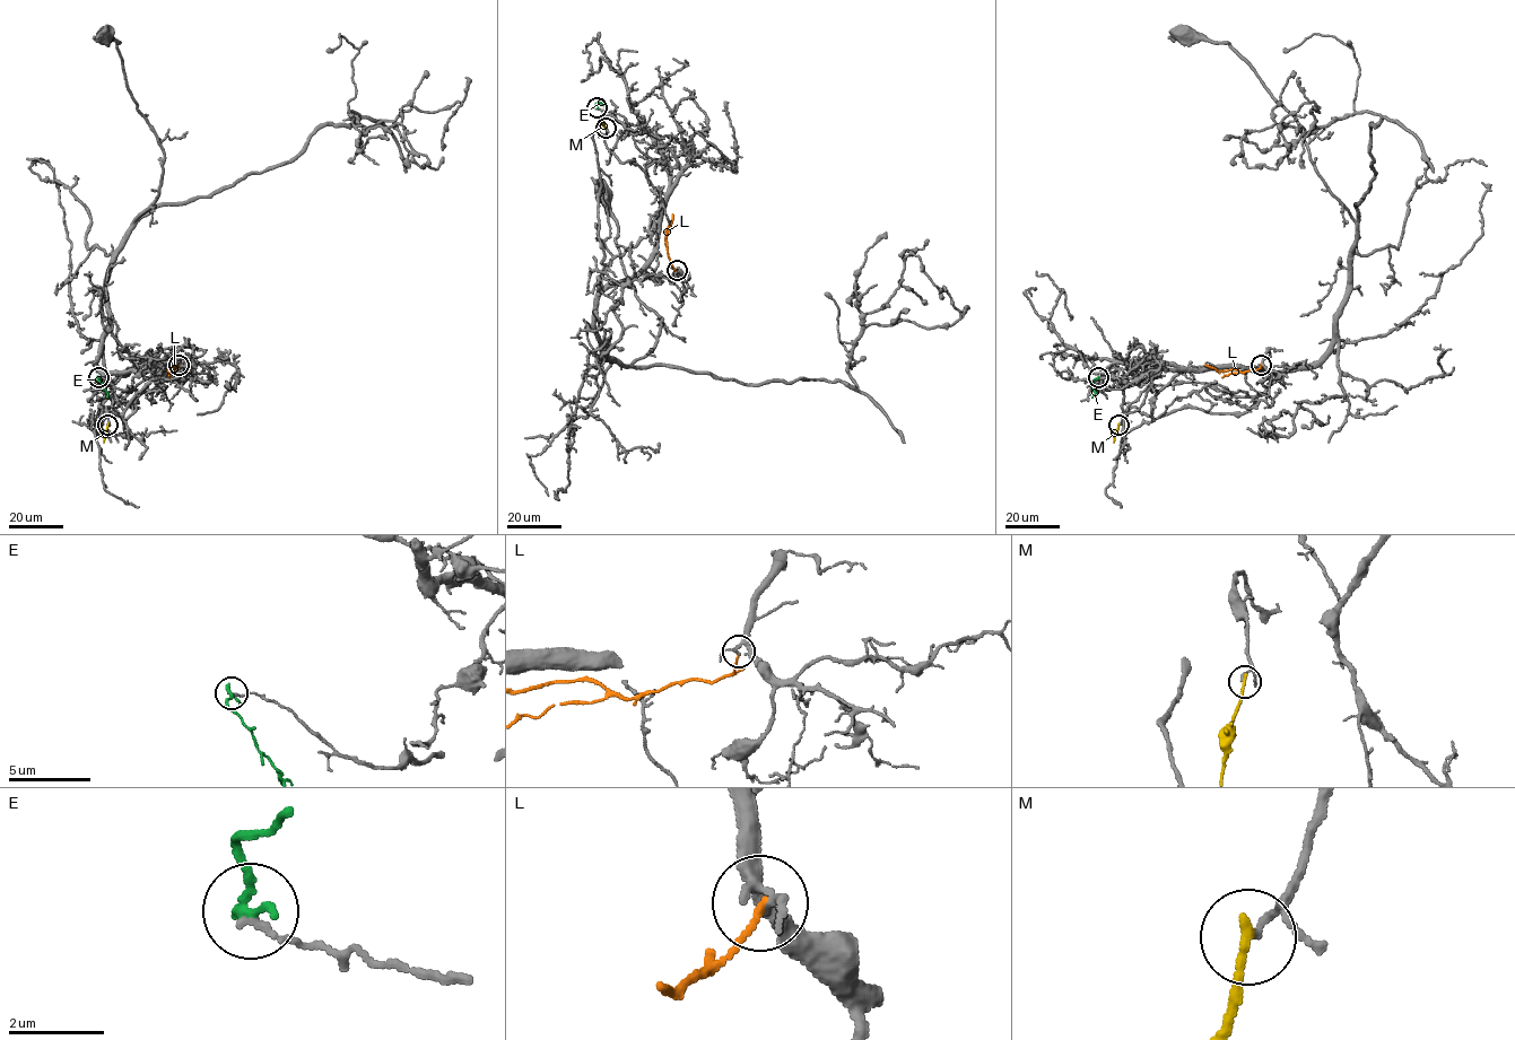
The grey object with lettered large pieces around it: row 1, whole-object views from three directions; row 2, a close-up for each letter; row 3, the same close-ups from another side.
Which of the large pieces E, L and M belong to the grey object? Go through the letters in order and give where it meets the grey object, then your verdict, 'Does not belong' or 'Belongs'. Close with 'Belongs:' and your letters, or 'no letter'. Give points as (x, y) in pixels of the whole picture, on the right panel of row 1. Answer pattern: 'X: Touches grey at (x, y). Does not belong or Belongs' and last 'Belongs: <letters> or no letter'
E: Touches grey at (1098, 377). Does not belong
L: Touches grey at (1261, 365). Does not belong
M: Touches grey at (1119, 425). Does not belong
Belongs: no letter

